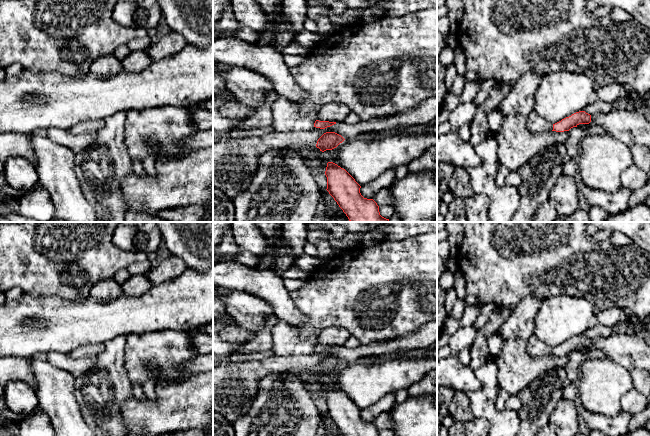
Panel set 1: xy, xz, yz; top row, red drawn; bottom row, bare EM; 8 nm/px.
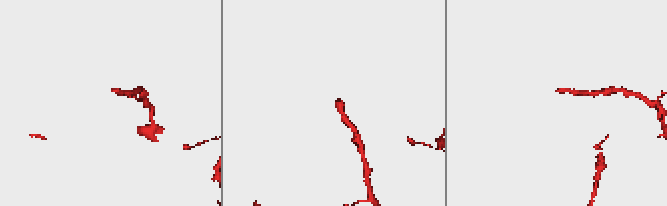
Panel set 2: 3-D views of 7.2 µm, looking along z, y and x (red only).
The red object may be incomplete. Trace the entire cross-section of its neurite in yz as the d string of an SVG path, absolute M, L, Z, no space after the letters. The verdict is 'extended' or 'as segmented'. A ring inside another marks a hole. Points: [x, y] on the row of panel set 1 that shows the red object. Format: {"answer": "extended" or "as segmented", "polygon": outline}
{"answer": "extended", "polygon": "M533 110L527 117L527 126L533 133L551 131L564 132L569 131L573 127L577 127L579 124L589 124L590 122L591 115L586 113L585 111L576 112L555 124L547 122L535 110Z"}

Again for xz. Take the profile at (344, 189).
{"answer": "as segmented", "polygon": "M328 162L325 175L326 190L350 222L390 222L380 215L379 206L373 199L367 199L361 195L361 186L345 169L333 162Z"}

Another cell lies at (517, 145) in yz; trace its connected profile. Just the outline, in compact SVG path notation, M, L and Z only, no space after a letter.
M511 113L503 115L501 129L492 134L497 141L499 164L515 172L549 146L564 144L568 133L533 133L527 126L527 117Z

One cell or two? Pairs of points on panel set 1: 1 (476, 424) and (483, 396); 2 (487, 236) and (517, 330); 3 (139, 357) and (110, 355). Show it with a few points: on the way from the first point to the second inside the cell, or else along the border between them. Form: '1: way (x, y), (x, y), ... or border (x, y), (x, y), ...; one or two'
1: border (474, 416), (484, 418), (489, 425); two
2: border (529, 295), (512, 311); two
3: border (126, 336), (124, 368), (130, 379); two

